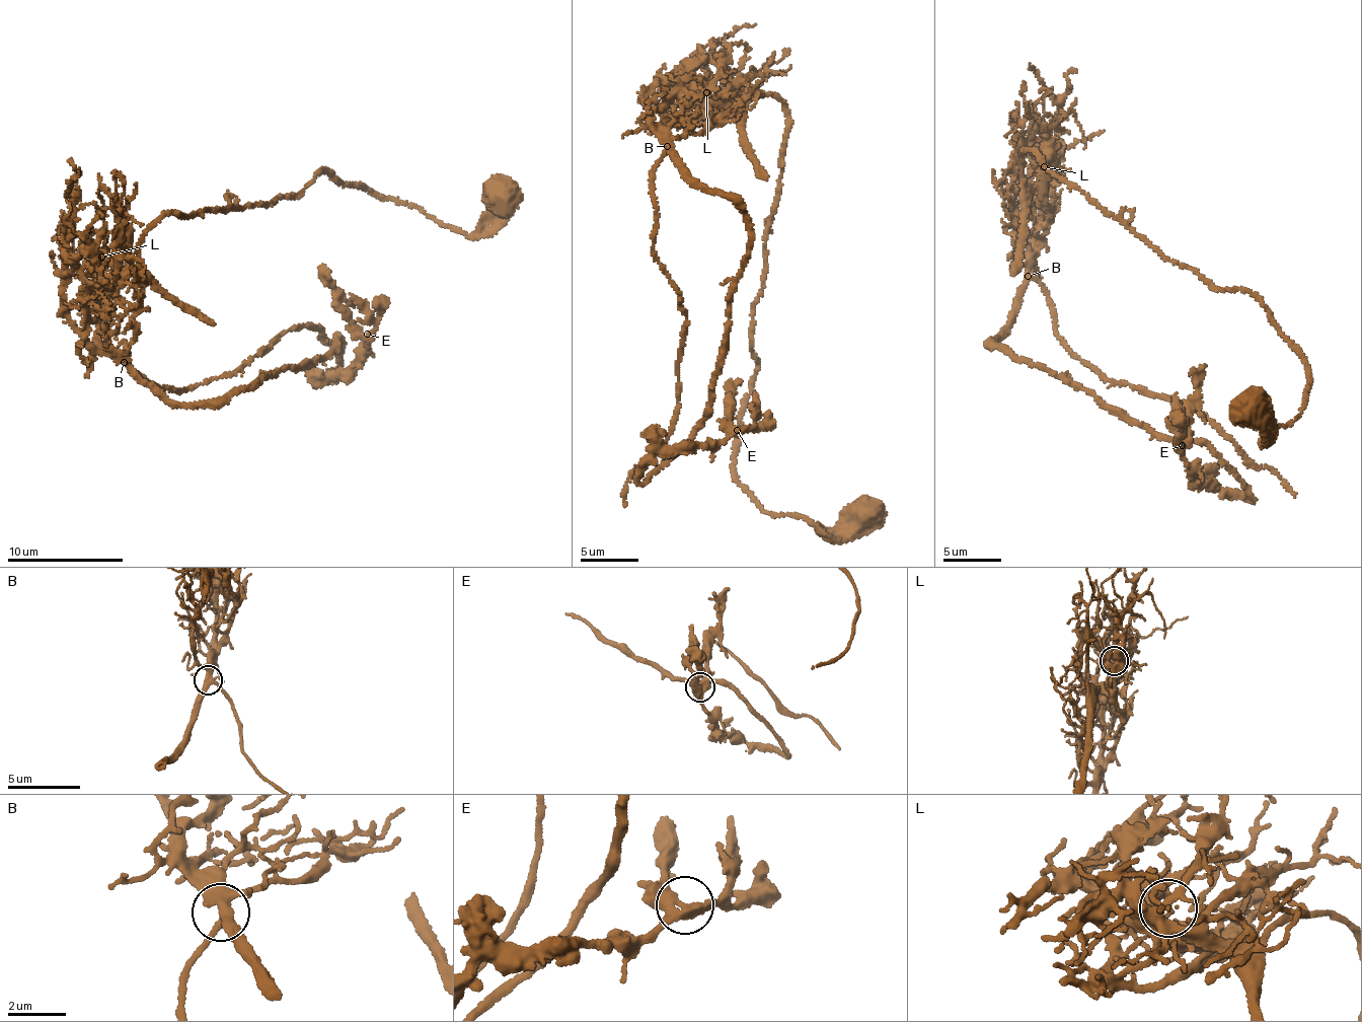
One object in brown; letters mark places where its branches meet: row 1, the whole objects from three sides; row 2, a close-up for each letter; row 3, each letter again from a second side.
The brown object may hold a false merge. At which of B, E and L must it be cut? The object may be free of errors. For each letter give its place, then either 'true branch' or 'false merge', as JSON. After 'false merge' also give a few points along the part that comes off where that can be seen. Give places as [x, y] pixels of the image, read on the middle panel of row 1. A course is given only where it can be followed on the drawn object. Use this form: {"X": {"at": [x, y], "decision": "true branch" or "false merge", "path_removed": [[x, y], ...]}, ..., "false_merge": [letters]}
{"B": {"at": [667, 146], "decision": "true branch"}, "E": {"at": [737, 430], "decision": "true branch"}, "L": {"at": [706, 92], "decision": "false merge", "path_removed": [[707, 91], [656, 129], [691, 180], [741, 210], [749, 258], [710, 416], [639, 478], [723, 440], [732, 383]]}, "false_merge": ["L"]}

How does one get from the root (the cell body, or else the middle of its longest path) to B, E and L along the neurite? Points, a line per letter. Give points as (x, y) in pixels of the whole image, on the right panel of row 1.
B: (1018, 222), (1016, 259), (1028, 268), (1028, 276)
E: (1018, 222), (1016, 254), (1027, 275), (992, 344), (1149, 430), (1205, 445), (1250, 497), (1197, 477), (1182, 445)
L: (1018, 222), (1025, 205), (1031, 200), (1031, 192), (1043, 184), (1043, 166)

